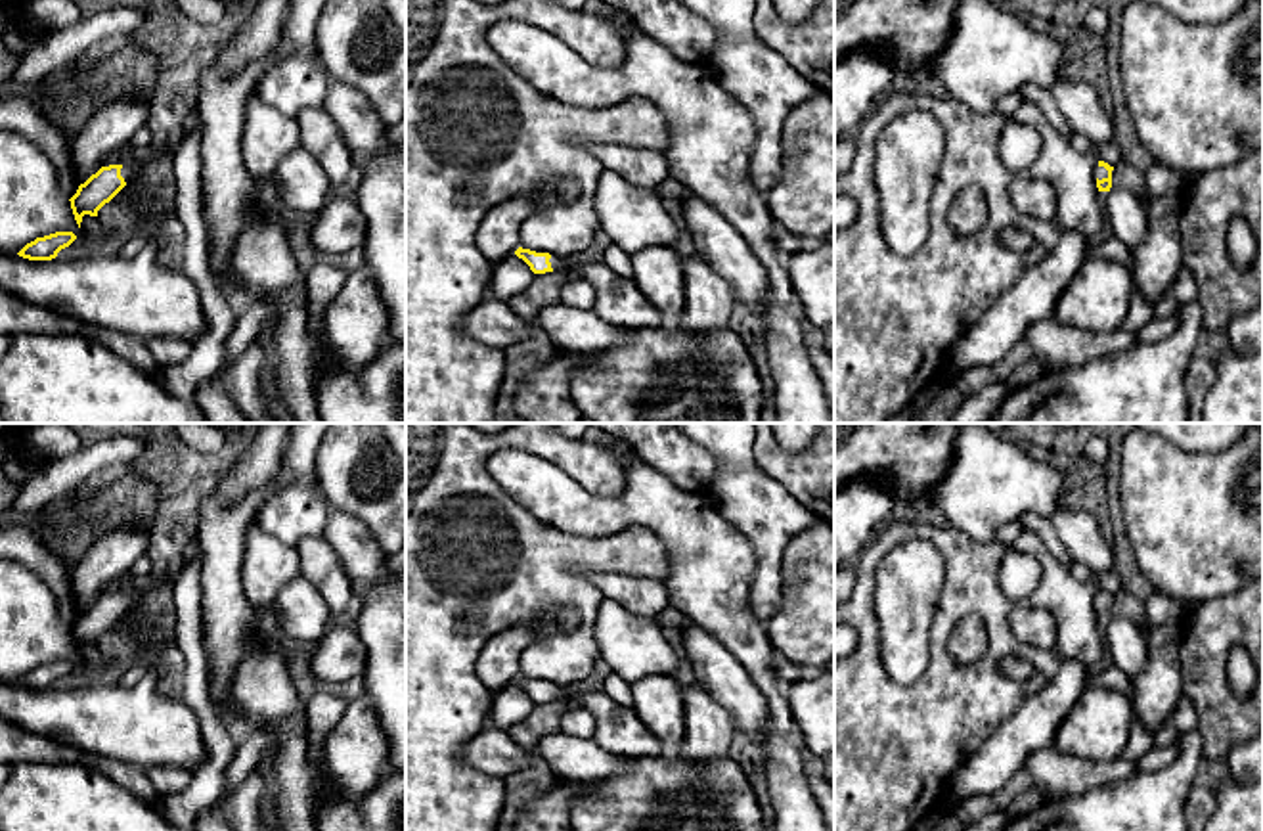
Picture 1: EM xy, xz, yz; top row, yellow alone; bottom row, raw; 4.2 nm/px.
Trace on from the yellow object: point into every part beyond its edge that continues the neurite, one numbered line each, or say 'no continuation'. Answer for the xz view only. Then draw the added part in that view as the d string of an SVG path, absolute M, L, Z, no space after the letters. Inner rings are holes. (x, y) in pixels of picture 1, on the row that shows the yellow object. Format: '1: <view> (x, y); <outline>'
1: xz (619, 301); M568 257L549 258L553 272L576 268L595 295L593 312L622 331L654 329L666 326L664 316L630 278L607 268L603 262L574 264Z

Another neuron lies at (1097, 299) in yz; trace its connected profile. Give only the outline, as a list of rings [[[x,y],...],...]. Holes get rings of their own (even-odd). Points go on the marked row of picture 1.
[[[1087,255],[1054,303],[1052,316],[1091,333],[1121,327],[1135,291],[1131,268],[1110,258]]]

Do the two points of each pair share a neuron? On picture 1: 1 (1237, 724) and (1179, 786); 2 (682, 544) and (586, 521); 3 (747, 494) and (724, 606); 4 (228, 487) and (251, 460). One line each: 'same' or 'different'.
1: different
2: same
3: different
4: same

